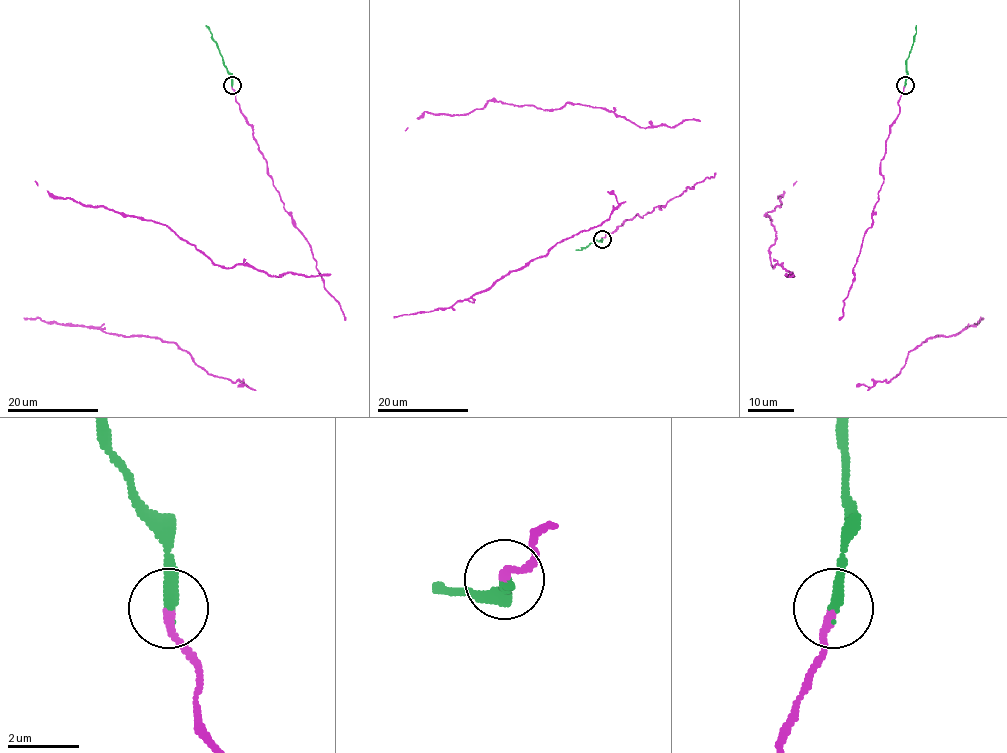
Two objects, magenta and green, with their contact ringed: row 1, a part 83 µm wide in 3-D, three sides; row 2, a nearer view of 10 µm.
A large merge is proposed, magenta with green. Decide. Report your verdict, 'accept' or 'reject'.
accept

